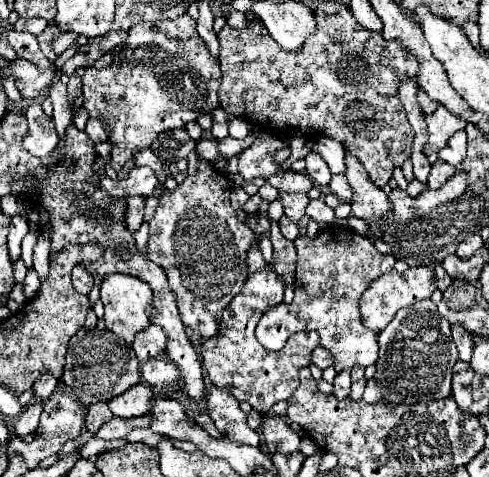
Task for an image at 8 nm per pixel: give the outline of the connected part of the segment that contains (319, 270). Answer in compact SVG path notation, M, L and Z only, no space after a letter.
M335 223L321 229L315 239L309 235L299 235L295 239L295 247L299 259L293 303L279 303L261 315L257 323L259 343L269 351L279 351L295 331L315 329L321 337L321 347L333 355L333 367L337 373L351 369L353 365L367 367L375 363L377 333L363 327L359 299L377 277L393 269L397 259L381 255L371 239Z

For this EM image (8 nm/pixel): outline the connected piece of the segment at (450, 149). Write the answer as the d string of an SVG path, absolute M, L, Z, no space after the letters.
M465 131L455 133L455 135L449 139L447 147L443 147L443 149L439 151L439 159L447 161L447 163L453 165L453 167L459 167L459 165L463 163L463 159L465 159L465 151L467 151L467 141L465 141L465 139L467 139Z

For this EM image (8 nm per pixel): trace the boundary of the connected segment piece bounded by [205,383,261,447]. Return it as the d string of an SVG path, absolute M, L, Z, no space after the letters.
M211 383L205 401L207 401L207 413L215 421L219 431L225 431L225 435L235 443L247 443L259 447L261 439L257 431L253 431L247 425L245 413L239 409L239 401L231 395L229 387L215 387Z

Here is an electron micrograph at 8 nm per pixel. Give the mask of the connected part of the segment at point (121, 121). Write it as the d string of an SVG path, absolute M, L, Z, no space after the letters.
M181 15L171 21L153 21L137 23L129 29L129 37L121 47L99 57L93 65L85 69L83 75L83 107L89 111L89 117L103 119L111 131L113 145L113 167L119 173L135 149L149 147L155 137L163 131L185 127L189 121L197 121L199 115L215 111L219 107L217 91L223 71L219 61L207 51L203 39L195 31L195 19L191 15Z

